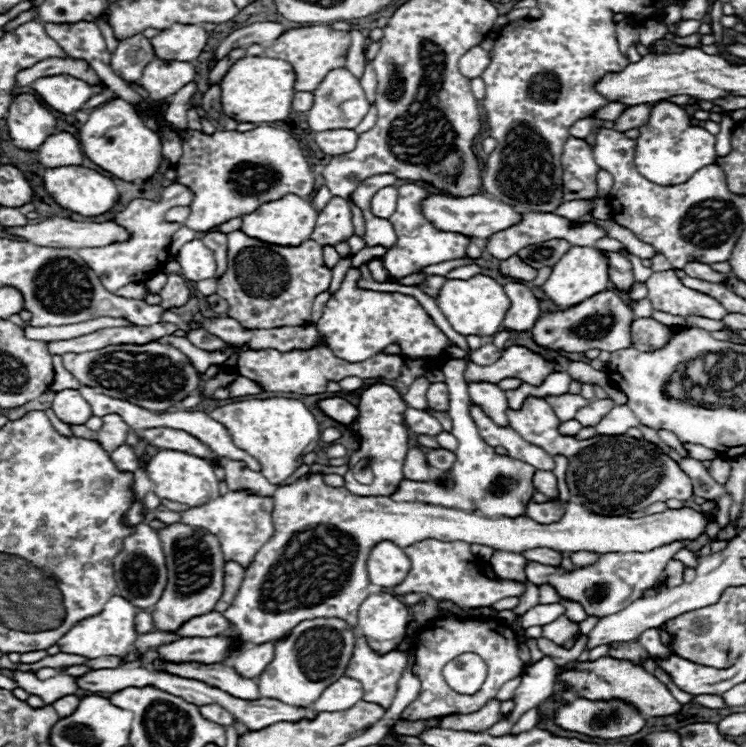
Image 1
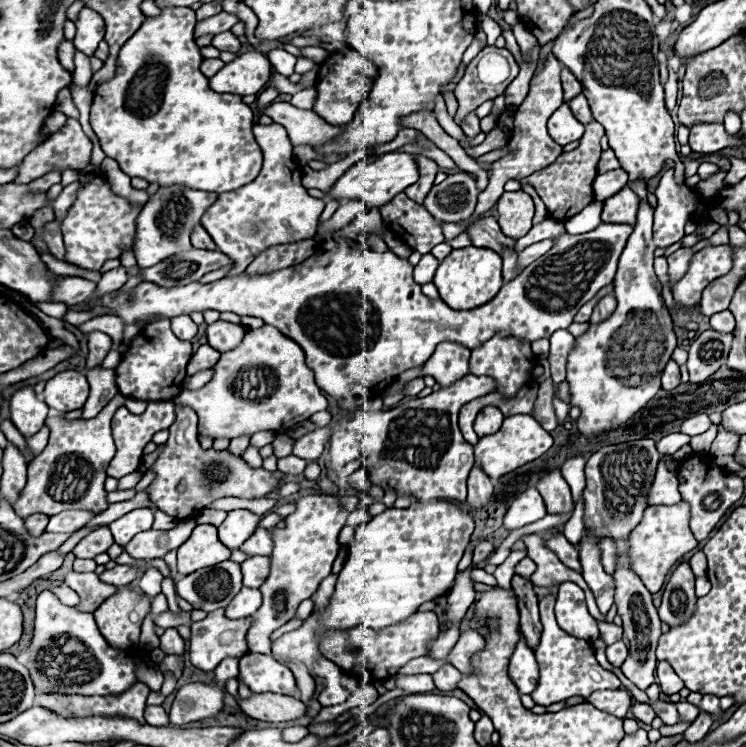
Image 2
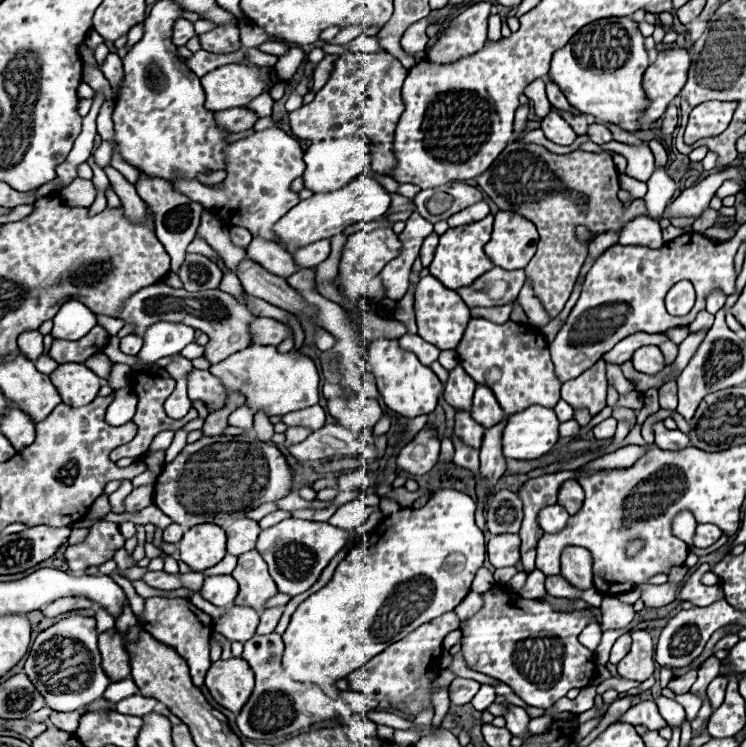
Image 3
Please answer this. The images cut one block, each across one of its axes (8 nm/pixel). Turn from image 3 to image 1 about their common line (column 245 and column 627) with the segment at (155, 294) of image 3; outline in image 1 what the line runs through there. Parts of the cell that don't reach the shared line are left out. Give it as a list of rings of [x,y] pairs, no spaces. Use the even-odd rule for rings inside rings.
[[[606,290],[592,296],[590,300],[584,300],[574,308],[548,312],[534,324],[532,334],[540,346],[546,346],[552,350],[586,352],[590,348],[598,348],[606,352],[616,352],[632,346],[632,338],[630,338],[632,322],[634,322],[632,308],[616,292]]]

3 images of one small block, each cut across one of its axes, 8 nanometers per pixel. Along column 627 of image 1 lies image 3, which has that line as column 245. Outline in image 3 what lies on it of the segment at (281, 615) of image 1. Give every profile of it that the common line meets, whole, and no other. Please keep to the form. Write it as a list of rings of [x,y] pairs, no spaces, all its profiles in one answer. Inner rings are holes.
[[[240,518],[240,520],[234,520],[234,522],[226,528],[226,534],[228,534],[228,542],[226,542],[228,554],[240,556],[240,554],[244,554],[244,552],[254,550],[254,546],[256,546],[256,536],[260,534],[260,526],[258,526],[256,520]]]

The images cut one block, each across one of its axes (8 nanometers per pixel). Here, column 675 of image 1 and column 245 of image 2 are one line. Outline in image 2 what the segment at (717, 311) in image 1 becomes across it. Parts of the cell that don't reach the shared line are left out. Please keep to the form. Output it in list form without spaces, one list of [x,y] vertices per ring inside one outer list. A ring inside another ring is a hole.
[[[602,222],[596,230],[570,236],[562,232],[554,246],[540,256],[536,262],[532,262],[528,268],[524,268],[514,280],[506,282],[500,292],[486,304],[472,308],[472,310],[452,310],[442,300],[430,302],[422,292],[420,286],[412,280],[412,266],[408,260],[398,258],[394,252],[374,252],[369,248],[362,248],[351,239],[333,237],[329,241],[317,245],[317,249],[308,260],[276,270],[272,274],[256,274],[248,276],[246,272],[222,278],[210,284],[188,284],[188,286],[174,286],[174,288],[162,288],[154,282],[140,282],[136,288],[128,290],[122,296],[116,296],[116,292],[106,294],[96,302],[96,306],[106,306],[112,310],[112,314],[126,320],[126,332],[124,338],[130,344],[132,338],[140,332],[136,326],[136,320],[144,320],[150,316],[180,316],[190,312],[204,312],[208,308],[218,312],[234,312],[238,316],[256,316],[262,318],[266,324],[276,326],[284,336],[294,340],[308,352],[308,366],[312,368],[318,386],[336,398],[356,396],[360,398],[378,395],[384,392],[384,388],[402,372],[416,368],[424,364],[434,348],[444,340],[454,340],[464,344],[466,348],[476,348],[484,344],[494,334],[504,336],[516,336],[520,340],[540,340],[550,338],[552,332],[560,328],[568,328],[580,310],[582,304],[586,304],[602,286],[612,284],[616,276],[618,258],[624,250],[624,244],[628,236],[632,234],[632,226],[628,224],[608,224]]]

